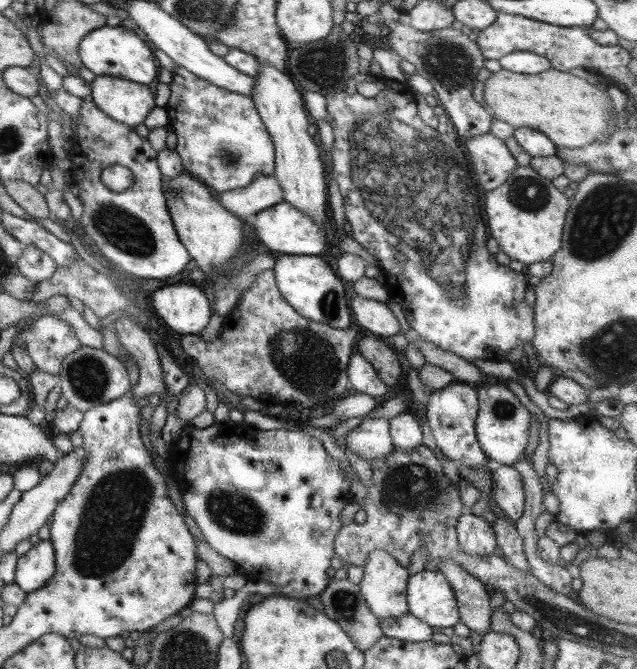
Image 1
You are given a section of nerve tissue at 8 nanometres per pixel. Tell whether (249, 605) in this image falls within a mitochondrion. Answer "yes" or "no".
no

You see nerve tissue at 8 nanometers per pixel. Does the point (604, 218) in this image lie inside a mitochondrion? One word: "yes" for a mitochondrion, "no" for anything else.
yes

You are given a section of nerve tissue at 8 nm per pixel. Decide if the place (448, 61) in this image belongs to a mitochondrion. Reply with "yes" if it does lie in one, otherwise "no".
yes

